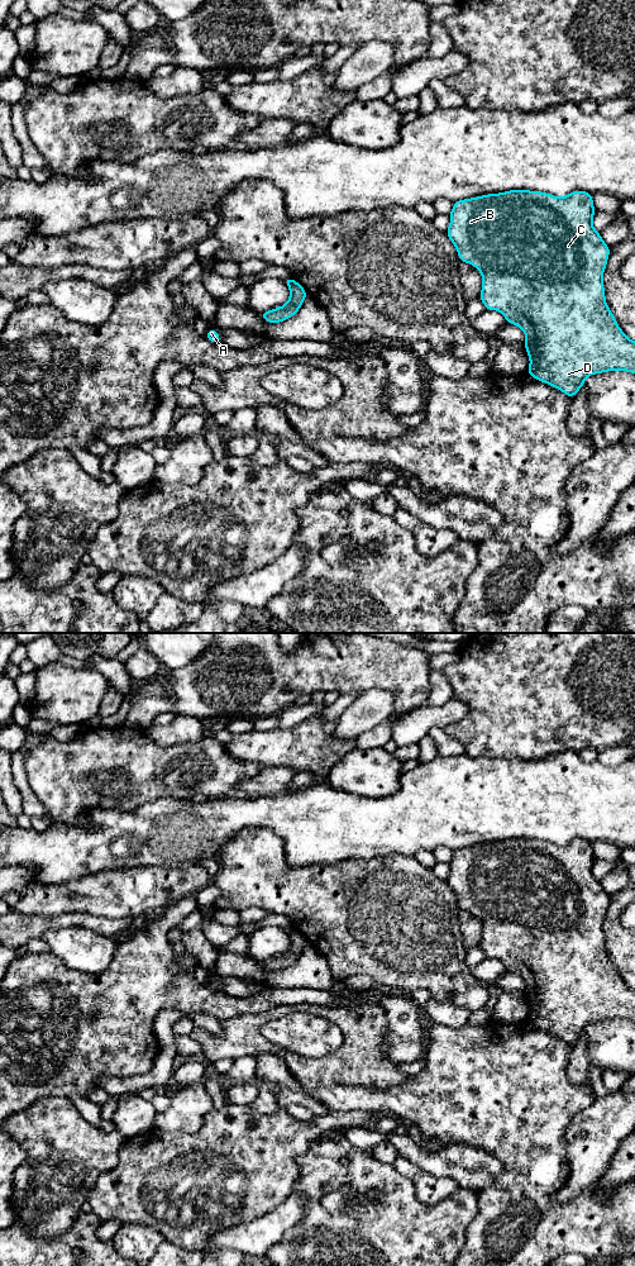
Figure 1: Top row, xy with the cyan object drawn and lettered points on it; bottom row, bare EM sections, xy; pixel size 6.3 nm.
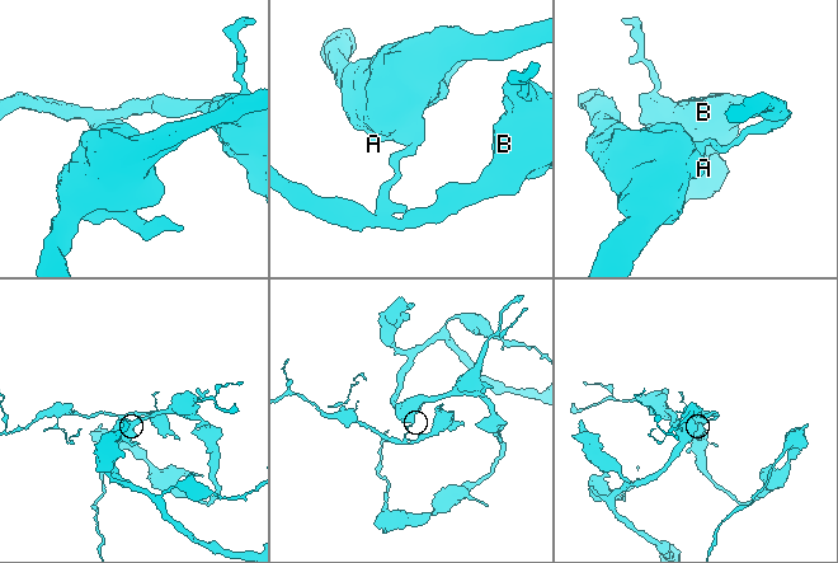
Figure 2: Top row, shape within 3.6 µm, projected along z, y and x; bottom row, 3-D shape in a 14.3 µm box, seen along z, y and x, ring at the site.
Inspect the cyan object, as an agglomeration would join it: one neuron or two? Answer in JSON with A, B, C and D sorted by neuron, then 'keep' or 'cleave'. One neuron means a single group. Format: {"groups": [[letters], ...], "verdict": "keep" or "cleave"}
{"groups": [["A"], ["B", "C", "D"]], "verdict": "cleave"}

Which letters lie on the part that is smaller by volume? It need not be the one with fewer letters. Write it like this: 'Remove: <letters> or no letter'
Remove: B, C, D

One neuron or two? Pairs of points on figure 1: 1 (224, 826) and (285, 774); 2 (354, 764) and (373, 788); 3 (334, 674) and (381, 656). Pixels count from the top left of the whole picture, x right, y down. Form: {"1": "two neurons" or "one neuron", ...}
{"1": "two neurons", "2": "one neuron", "3": "one neuron"}

